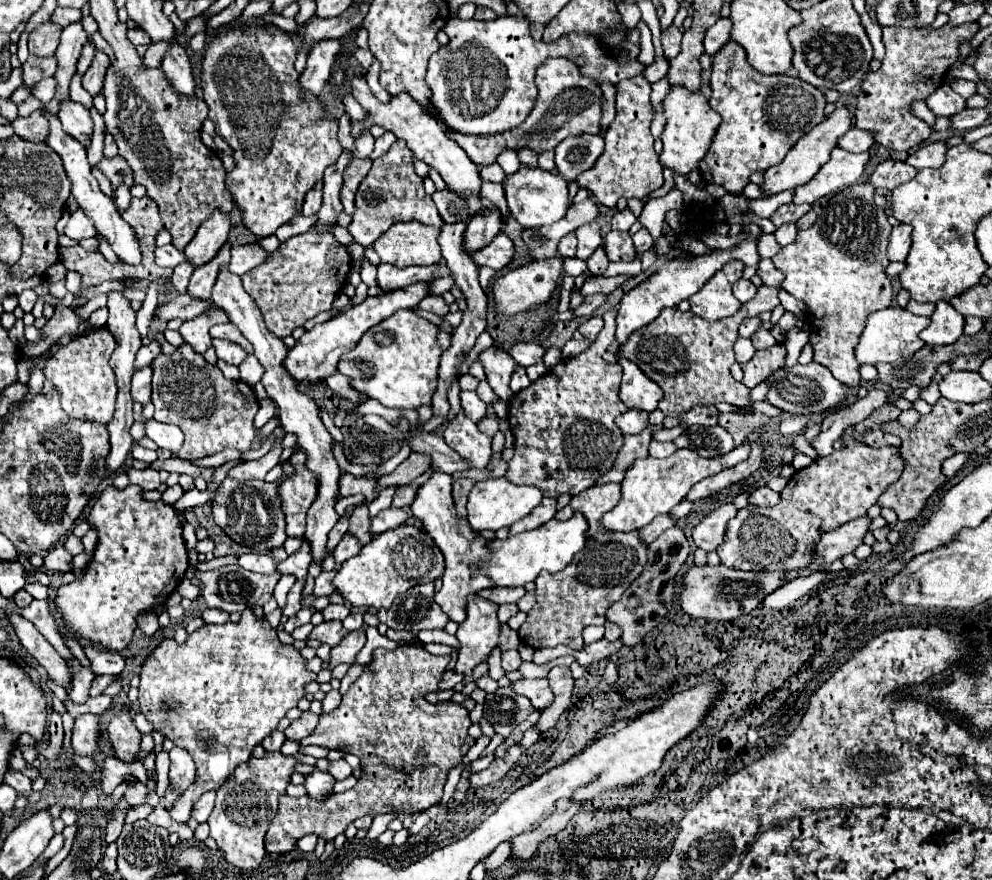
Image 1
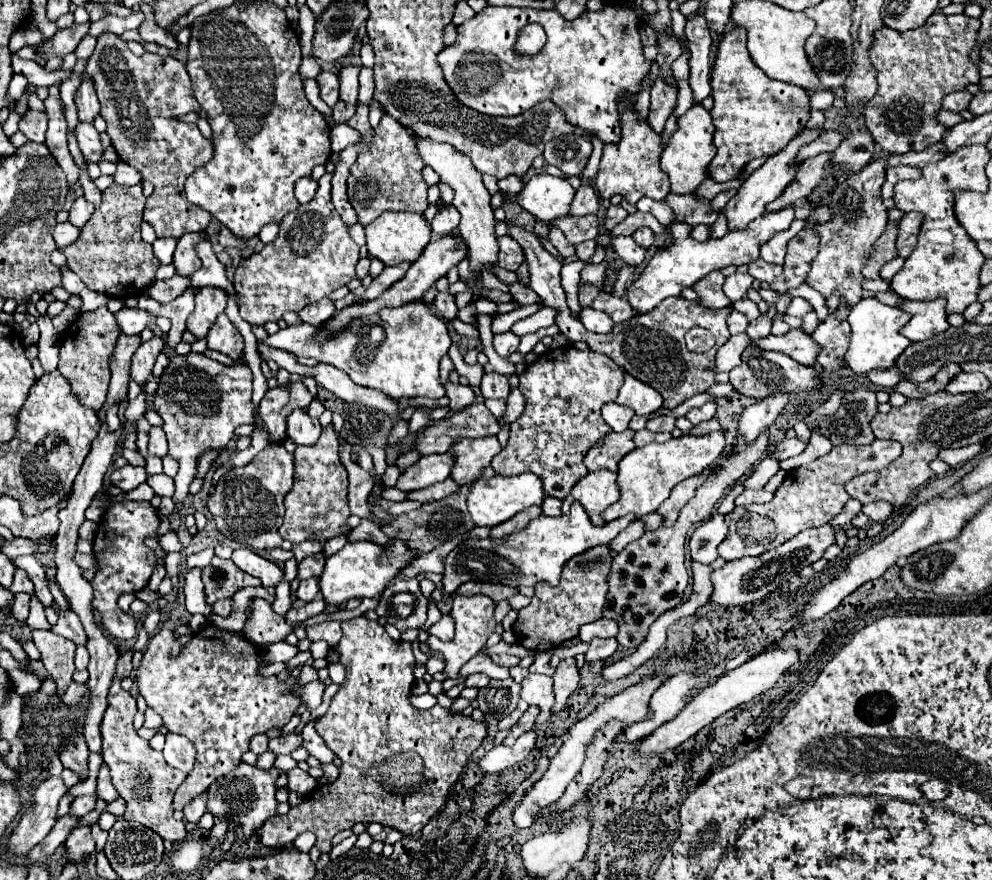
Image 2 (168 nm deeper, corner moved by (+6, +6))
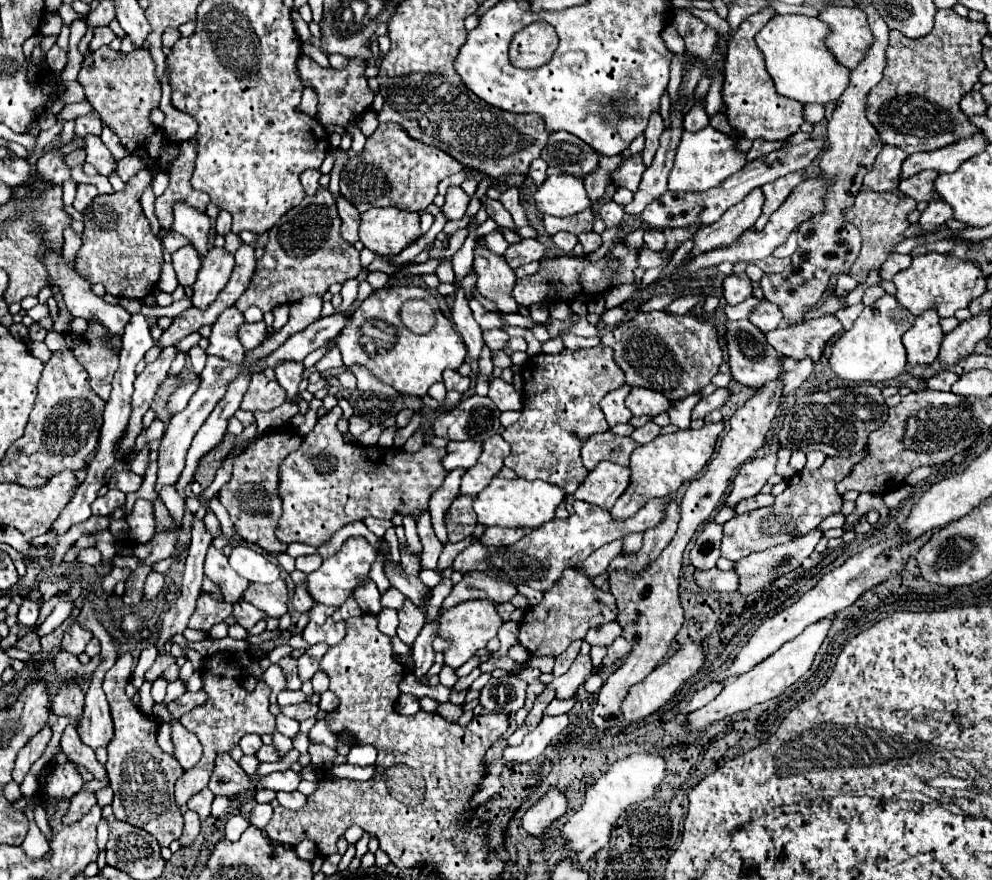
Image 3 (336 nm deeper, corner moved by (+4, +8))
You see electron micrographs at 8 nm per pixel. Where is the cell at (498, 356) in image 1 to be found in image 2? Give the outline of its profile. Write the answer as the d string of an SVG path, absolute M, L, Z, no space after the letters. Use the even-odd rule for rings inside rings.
M494 372L484 374L482 384L480 384L480 390L482 390L482 396L484 398L500 398L500 400L506 400L510 396L508 378L506 376L500 376L500 374L494 374Z

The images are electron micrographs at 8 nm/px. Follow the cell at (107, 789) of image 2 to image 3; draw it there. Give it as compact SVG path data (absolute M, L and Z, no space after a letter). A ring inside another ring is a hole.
M66 726L64 736L62 736L62 750L64 750L64 754L68 756L70 762L90 770L96 780L104 780L108 776L104 766L96 760L94 750L88 748L86 744L82 744L82 740L78 738L78 732L76 732L74 726Z

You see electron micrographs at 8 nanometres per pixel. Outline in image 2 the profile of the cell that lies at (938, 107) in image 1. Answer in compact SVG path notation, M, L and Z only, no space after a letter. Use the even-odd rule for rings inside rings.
M962 90L962 92L952 92L944 98L944 110L952 110L952 112L962 112L962 110L968 110L968 104L972 100L972 94Z

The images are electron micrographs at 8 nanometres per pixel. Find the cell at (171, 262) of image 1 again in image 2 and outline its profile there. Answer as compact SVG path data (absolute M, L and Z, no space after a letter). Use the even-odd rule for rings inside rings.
M174 238L156 240L152 246L154 246L156 258L158 258L162 264L172 264L172 254L174 254L174 248L176 248L176 240L174 240Z

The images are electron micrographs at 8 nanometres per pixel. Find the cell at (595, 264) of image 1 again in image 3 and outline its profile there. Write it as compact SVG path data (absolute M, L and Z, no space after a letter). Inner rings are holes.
M596 232L580 234L580 236L578 236L578 240L580 240L580 244L582 244L582 248L584 248L584 252L586 252L586 254L588 254L588 252L598 250L598 248L600 248L600 244L602 244L602 238L600 238Z

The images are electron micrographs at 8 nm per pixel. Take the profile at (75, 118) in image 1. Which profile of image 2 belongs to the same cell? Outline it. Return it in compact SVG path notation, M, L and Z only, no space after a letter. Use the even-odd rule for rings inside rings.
M80 122L78 128L76 128L76 138L78 138L78 144L80 144L82 156L84 156L84 160L86 160L88 164L102 160L104 148L102 148L100 134L98 134L98 130L94 128L94 124Z

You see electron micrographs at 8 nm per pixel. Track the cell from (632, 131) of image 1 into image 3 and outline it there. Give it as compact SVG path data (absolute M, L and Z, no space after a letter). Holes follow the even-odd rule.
M628 154L622 164L612 172L612 182L618 188L628 188L630 192L636 192L644 172L646 166L642 162L642 154Z

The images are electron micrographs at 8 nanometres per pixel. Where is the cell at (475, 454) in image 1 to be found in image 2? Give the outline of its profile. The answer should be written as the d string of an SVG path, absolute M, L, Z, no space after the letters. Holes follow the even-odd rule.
M490 436L490 438L462 438L458 444L452 446L452 454L456 458L456 464L452 468L452 478L460 486L470 486L474 484L486 466L490 466L490 460L500 452L500 442Z

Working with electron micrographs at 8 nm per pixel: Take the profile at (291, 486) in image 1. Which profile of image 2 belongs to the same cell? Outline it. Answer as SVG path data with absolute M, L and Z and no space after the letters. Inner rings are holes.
M324 426L324 432L318 444L308 448L296 448L294 452L294 486L286 494L286 514L284 522L278 528L280 536L292 544L300 544L304 540L328 542L340 534L348 534L348 472L338 458L338 436L334 426Z

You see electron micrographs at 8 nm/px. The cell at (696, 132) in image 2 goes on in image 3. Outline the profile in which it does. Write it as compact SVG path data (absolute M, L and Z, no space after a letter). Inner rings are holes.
M706 126L698 132L684 130L682 140L676 148L674 166L668 176L668 188L682 192L704 192L718 186L722 180L726 180L730 174L738 172L746 164L746 158L734 152L734 144L736 142L732 136L722 134L712 126Z

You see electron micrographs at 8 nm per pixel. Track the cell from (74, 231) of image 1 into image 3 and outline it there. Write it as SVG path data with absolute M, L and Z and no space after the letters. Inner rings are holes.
M78 184L78 192L76 192L76 200L74 200L74 208L78 212L84 212L90 202L96 198L98 190L94 186L88 186L88 184Z

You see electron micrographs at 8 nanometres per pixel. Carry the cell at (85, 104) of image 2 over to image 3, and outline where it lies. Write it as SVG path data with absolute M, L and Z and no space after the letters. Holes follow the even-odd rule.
M96 110L88 112L86 116L76 118L76 134L80 138L84 138L86 134L100 134L102 132L102 122L100 122L100 114Z

